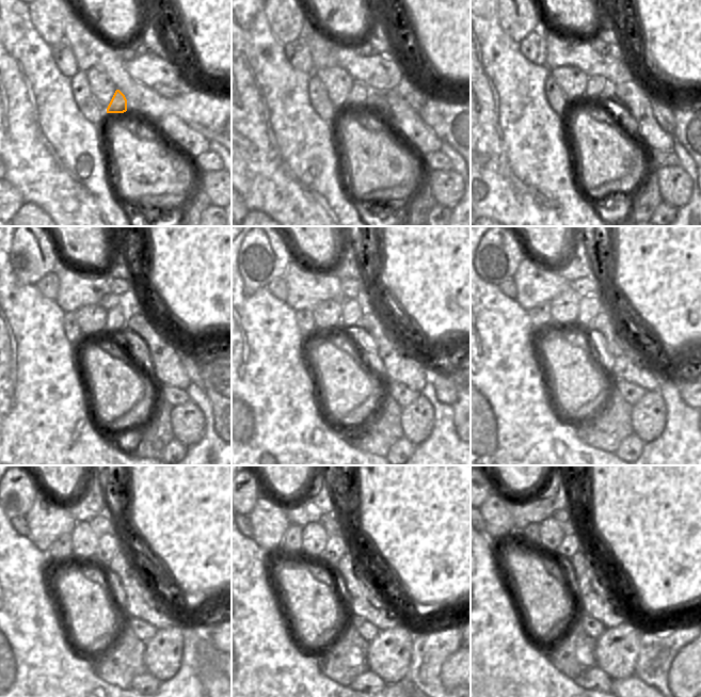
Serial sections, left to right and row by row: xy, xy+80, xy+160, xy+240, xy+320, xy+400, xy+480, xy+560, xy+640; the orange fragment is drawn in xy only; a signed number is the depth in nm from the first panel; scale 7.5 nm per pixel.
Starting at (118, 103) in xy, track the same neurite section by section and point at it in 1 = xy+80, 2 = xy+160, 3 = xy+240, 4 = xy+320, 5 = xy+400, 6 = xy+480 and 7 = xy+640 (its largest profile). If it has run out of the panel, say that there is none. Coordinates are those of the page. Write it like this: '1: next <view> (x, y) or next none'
1: next xy+80 (360, 95)
2: next xy+160 (598, 86)
3: next xy+240 (116, 319)
4: next xy+320 (352, 309)
5: next xy+400 (589, 306)
6: next xy+480 (109, 543)
7: next xy+640 (570, 544)

